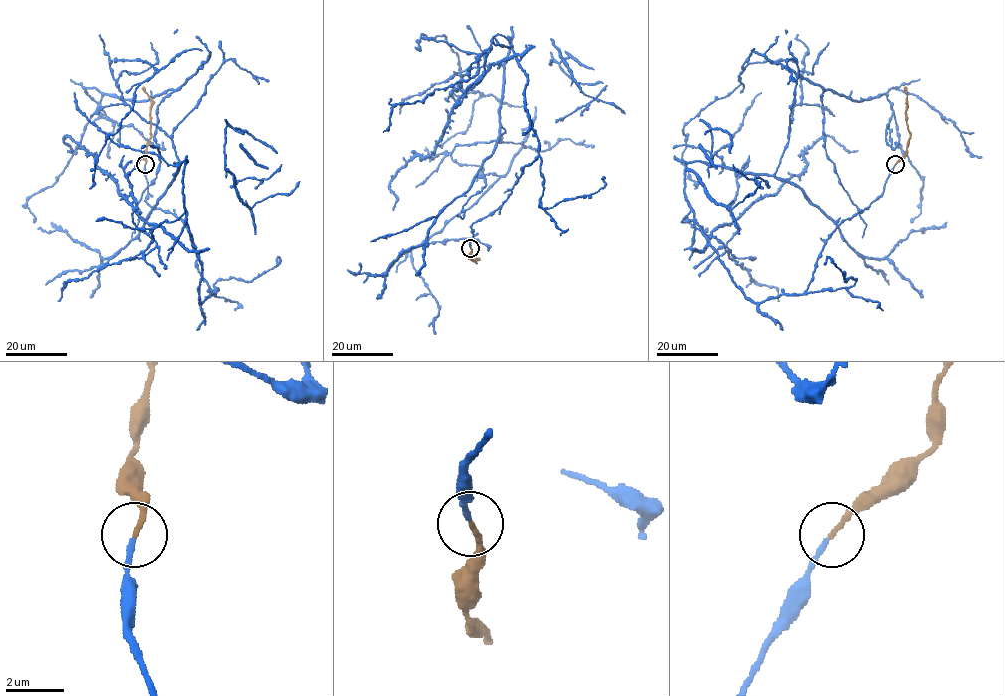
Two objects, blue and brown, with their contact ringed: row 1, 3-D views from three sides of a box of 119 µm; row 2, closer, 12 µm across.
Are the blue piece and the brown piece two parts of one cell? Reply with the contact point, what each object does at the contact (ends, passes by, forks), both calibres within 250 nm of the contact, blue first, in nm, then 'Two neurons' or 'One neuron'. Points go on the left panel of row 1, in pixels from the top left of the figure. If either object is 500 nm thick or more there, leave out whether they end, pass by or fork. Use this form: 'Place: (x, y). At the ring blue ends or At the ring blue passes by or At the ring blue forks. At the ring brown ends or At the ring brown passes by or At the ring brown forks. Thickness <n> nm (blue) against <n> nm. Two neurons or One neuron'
Place: (145, 164). At the ring blue ends. At the ring brown ends. Thickness 170 nm (blue) against 160 nm. One neuron

